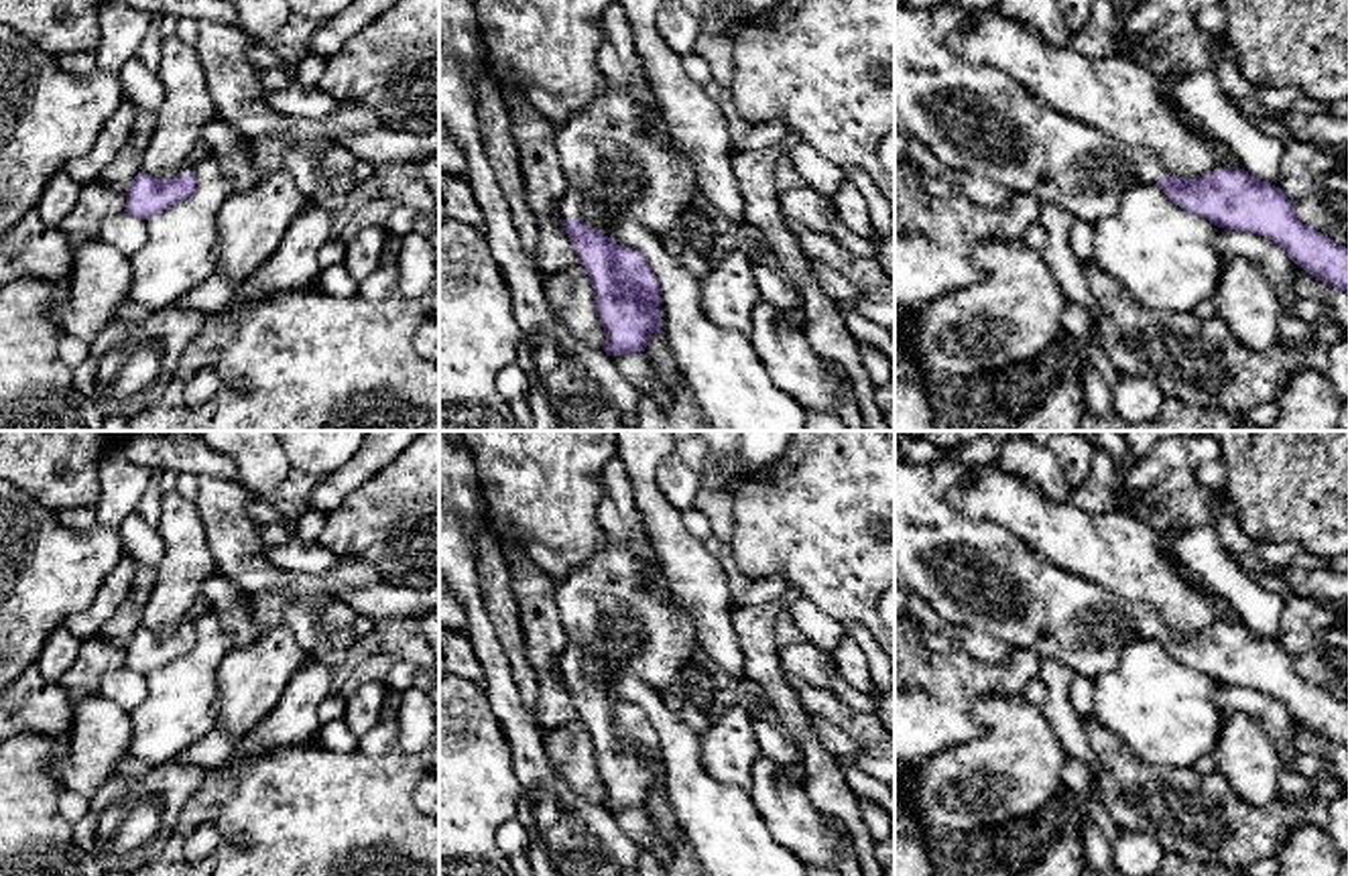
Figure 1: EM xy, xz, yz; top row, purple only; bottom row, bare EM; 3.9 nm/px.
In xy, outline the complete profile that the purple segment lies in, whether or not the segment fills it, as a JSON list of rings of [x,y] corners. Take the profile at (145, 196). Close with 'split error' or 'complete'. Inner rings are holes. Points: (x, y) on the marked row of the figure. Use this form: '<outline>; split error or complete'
[[[201,142],[179,169],[179,173],[167,181],[155,179],[152,175],[140,171],[126,189],[124,211],[140,220],[146,220],[152,213],[167,209],[189,197],[197,185],[195,165],[201,157],[207,154],[211,154],[211,150]]]; split error

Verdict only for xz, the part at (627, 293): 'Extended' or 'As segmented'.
Extended

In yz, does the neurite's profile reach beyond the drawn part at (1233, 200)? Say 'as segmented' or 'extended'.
extended

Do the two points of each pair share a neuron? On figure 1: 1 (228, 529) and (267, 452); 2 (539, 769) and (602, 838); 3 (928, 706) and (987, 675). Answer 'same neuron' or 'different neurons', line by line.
1: different neurons
2: same neuron
3: same neuron

